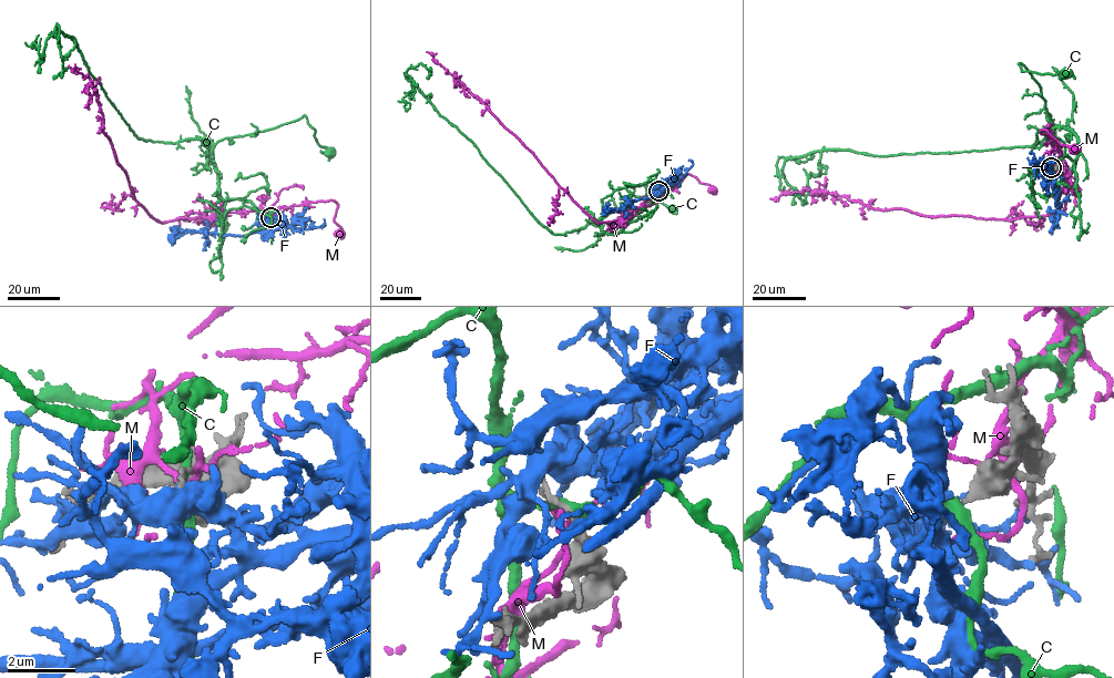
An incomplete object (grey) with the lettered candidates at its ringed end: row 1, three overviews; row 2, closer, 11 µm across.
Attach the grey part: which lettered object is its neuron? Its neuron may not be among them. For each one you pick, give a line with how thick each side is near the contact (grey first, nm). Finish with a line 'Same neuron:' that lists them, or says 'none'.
M: Thickness 80 nm (grey) against 160 nm
Same neuron: M

